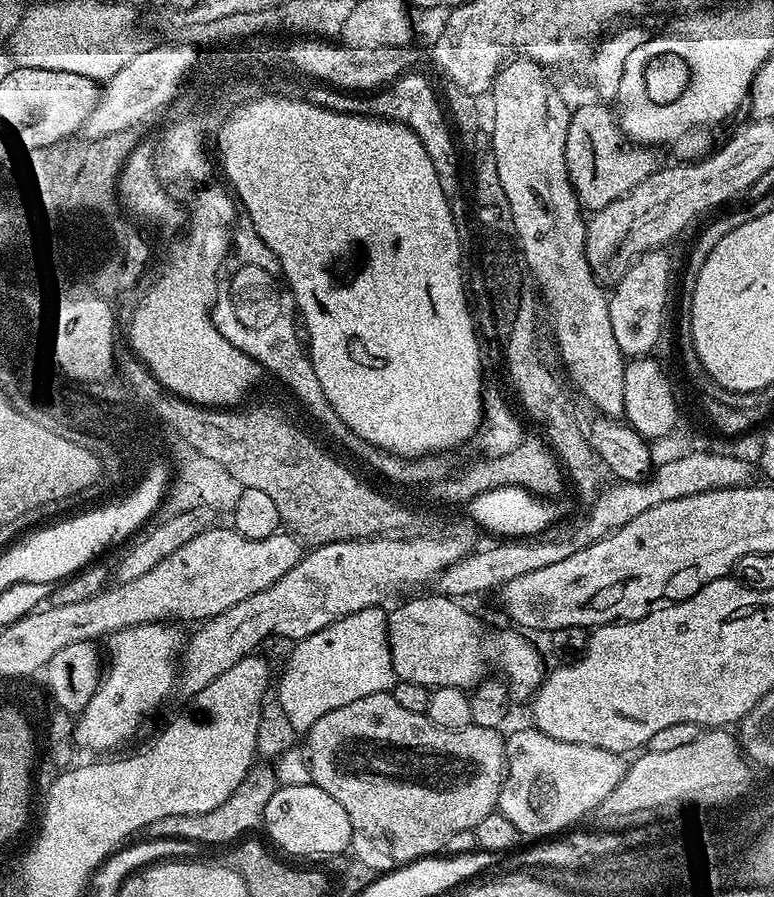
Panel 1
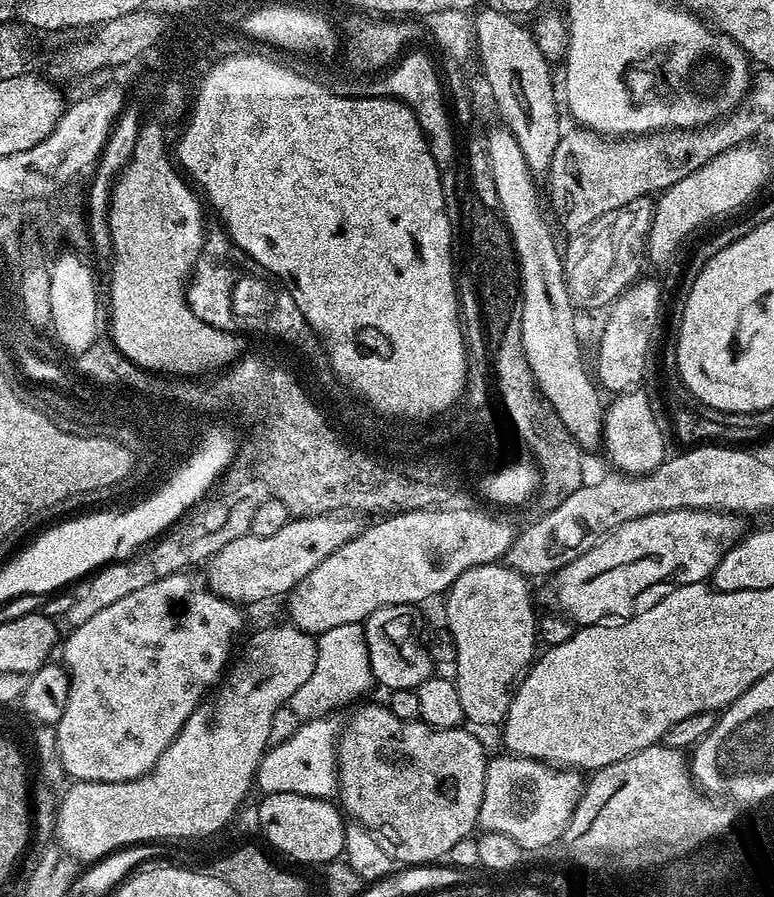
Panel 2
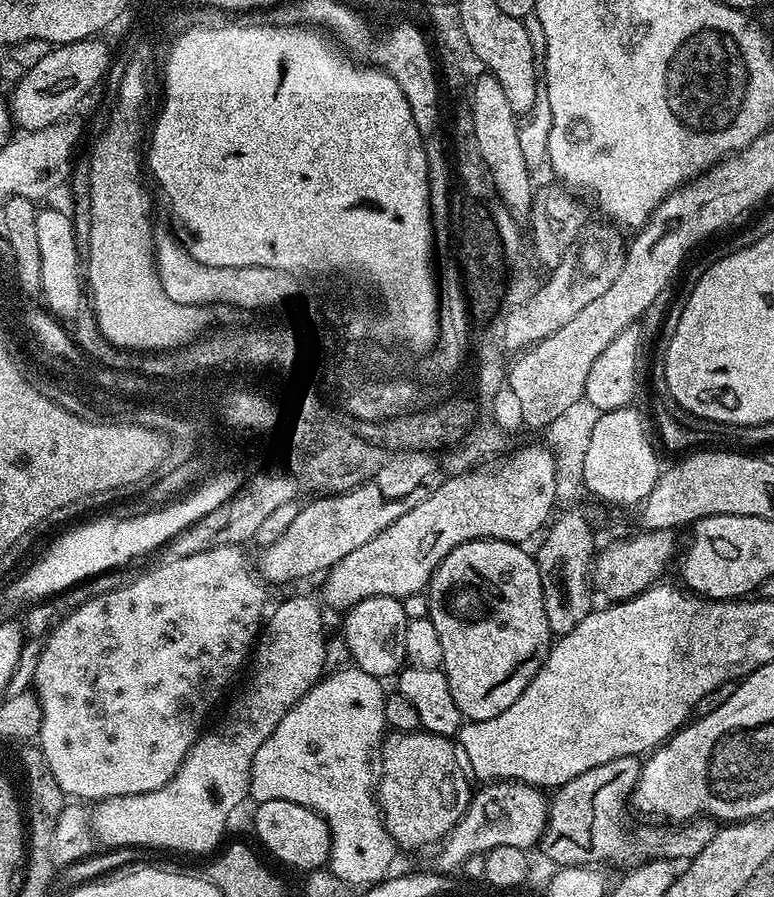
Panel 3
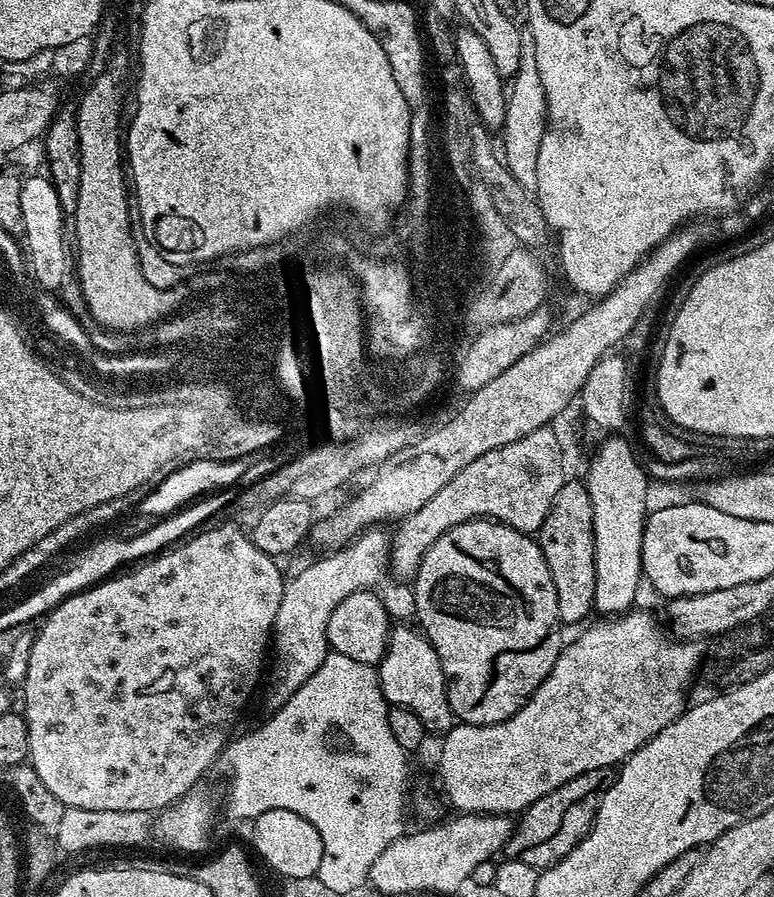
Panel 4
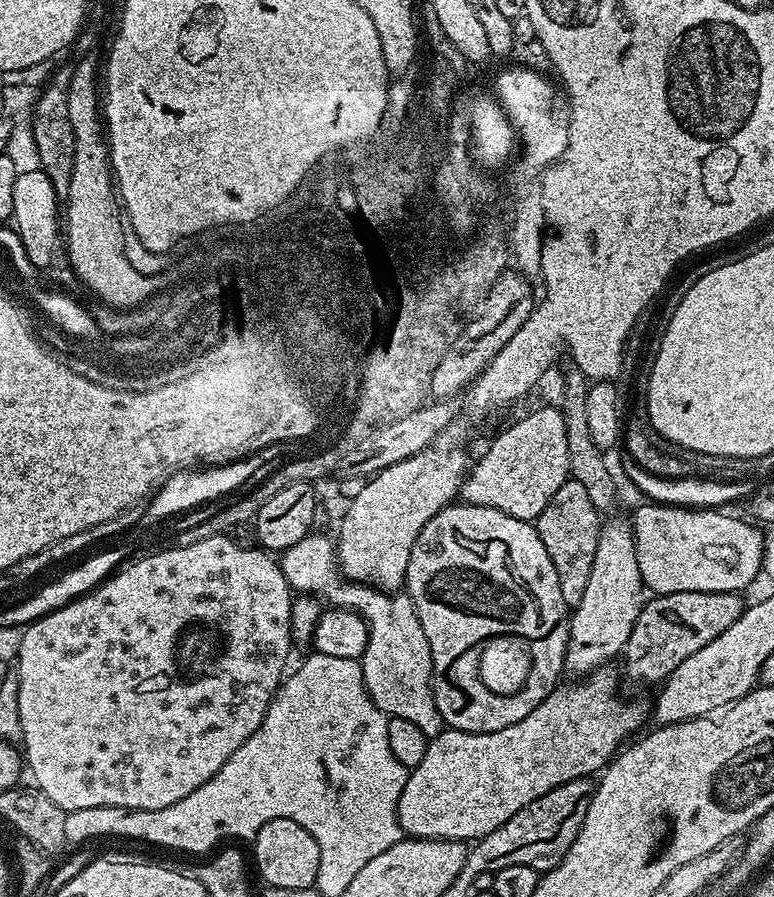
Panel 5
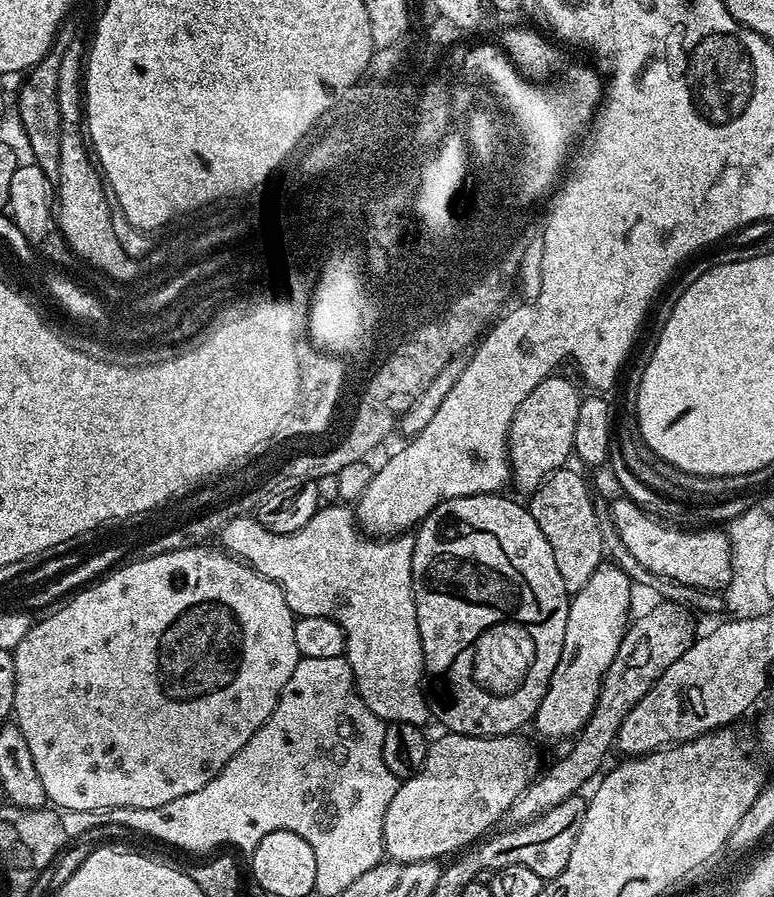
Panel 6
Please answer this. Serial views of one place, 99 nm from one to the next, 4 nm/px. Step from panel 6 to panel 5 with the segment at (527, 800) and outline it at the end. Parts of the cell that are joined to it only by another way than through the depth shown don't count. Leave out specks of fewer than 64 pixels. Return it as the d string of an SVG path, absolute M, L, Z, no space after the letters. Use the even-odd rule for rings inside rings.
M675 592L665 596L653 595L638 614L638 622L634 622L634 630L630 630L630 638L622 653L629 678L640 684L656 684L667 680L669 674L682 666L686 658L690 658L690 654L702 650L706 642L714 642L722 630L738 622L746 607L744 598L739 592Z

